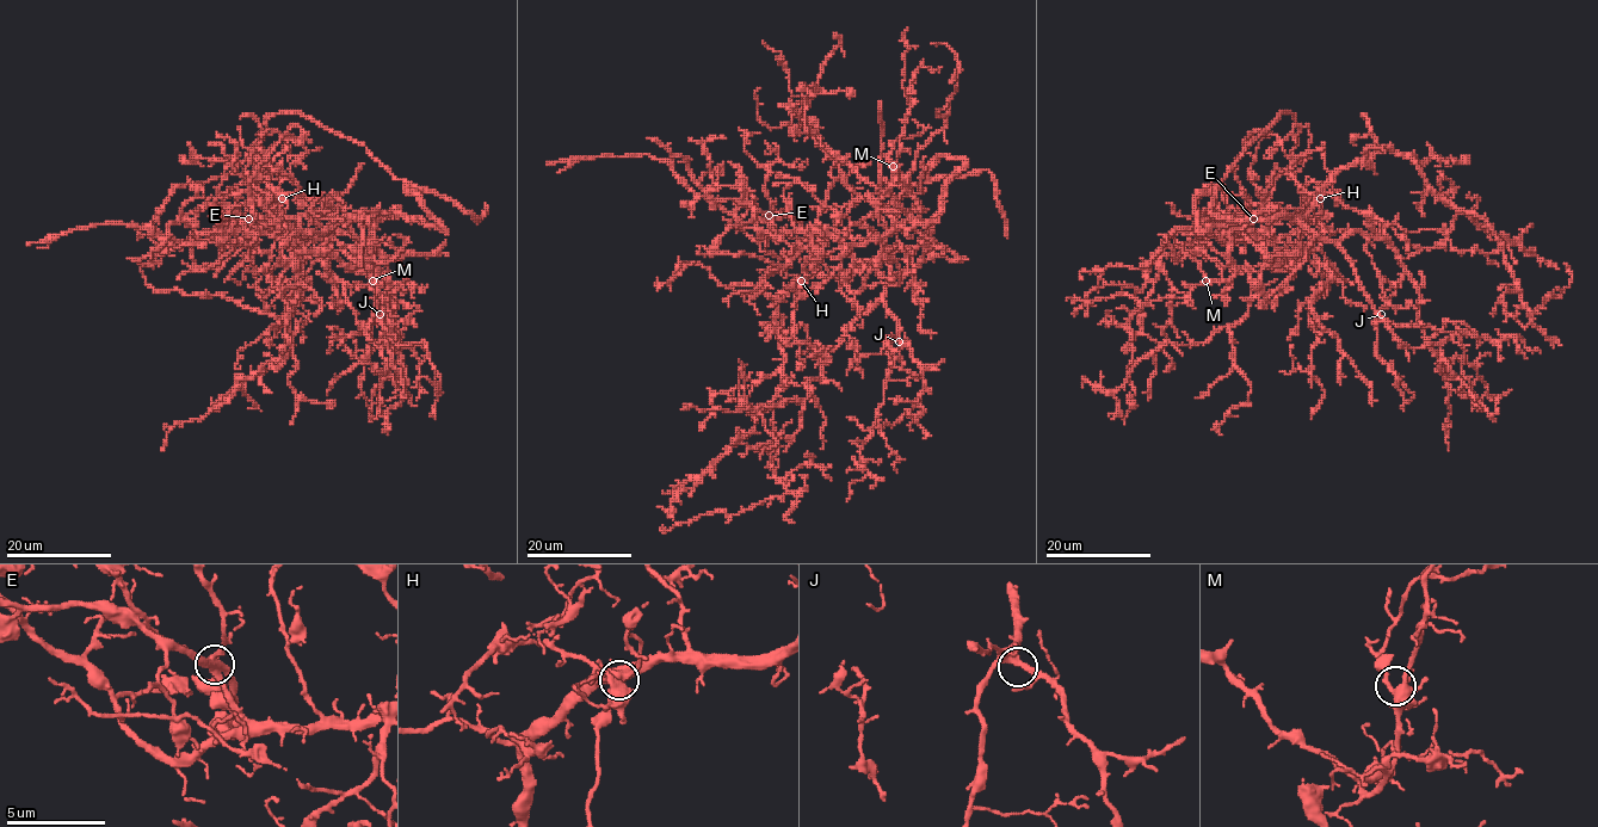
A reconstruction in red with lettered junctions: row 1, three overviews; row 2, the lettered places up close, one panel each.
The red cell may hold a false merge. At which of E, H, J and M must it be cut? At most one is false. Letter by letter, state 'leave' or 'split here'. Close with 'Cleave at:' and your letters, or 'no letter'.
E: leave
H: leave
J: leave
M: leave
Cleave at: no letter

